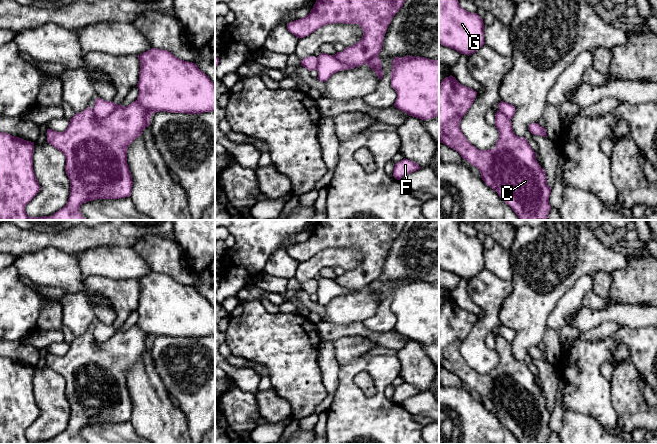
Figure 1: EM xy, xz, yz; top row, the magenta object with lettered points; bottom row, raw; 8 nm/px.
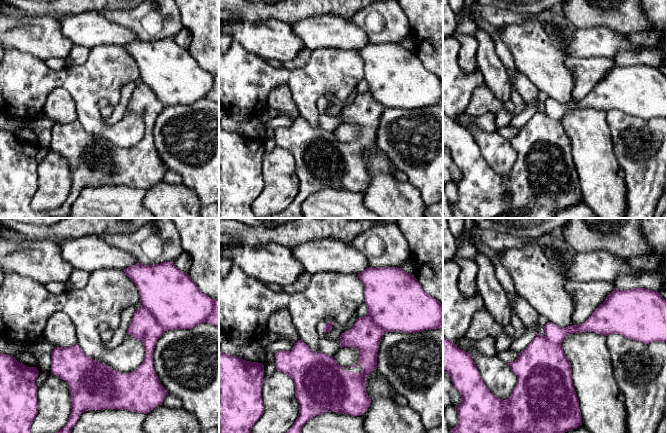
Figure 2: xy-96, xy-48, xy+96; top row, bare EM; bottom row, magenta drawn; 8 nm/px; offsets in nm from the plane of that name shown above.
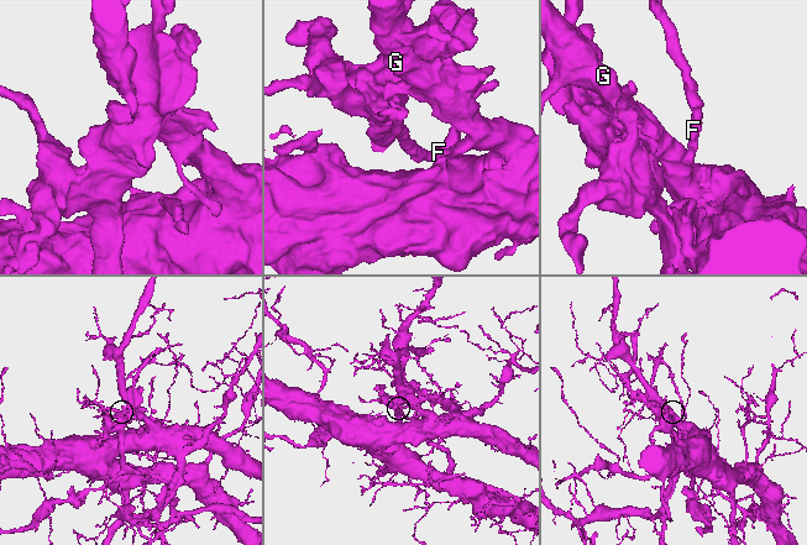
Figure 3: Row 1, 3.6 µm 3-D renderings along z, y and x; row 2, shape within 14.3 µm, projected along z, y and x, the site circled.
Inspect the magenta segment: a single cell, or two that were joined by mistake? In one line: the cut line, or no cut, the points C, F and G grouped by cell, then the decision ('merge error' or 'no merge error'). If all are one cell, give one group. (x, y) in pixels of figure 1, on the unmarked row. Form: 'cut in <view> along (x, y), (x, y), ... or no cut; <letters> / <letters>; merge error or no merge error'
cut in xy along (118, 329), (103, 342), (98, 342), (92, 336); C F / G; merge error

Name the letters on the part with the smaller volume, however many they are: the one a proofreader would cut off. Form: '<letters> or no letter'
C, F

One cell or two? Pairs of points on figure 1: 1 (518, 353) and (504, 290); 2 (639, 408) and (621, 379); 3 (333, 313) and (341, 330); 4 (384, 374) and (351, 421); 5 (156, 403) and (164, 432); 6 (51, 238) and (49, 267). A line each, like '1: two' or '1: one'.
1: two
2: one
3: two
4: one
5: one
6: two

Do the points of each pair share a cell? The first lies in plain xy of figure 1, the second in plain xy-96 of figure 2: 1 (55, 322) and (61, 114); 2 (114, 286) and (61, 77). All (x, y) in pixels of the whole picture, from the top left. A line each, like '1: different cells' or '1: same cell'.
1: same cell
2: same cell

